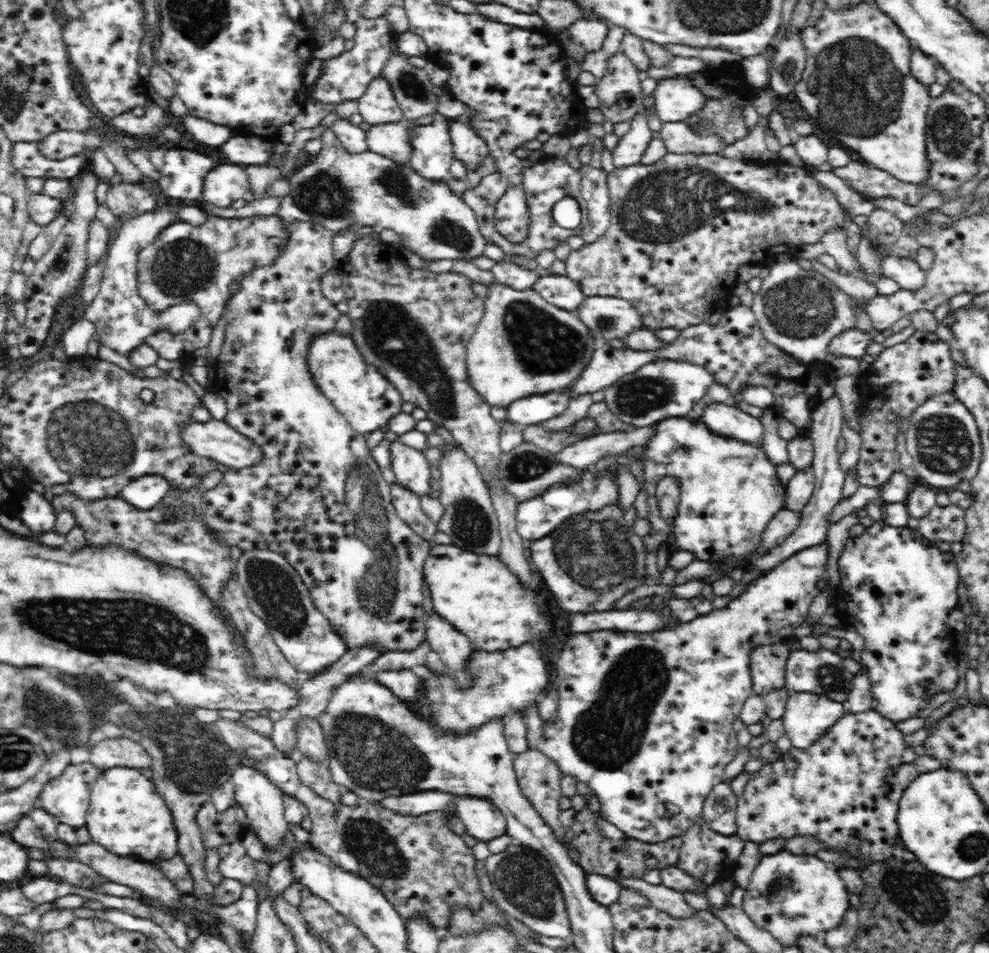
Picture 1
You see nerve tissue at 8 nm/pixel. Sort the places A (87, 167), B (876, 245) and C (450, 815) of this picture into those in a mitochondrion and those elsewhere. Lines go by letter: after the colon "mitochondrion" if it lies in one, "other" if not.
A: other
B: mitochondrion
C: other

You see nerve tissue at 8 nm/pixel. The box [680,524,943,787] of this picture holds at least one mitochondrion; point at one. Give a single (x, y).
(828, 676)

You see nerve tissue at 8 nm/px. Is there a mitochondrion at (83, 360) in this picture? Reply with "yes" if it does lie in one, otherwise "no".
no

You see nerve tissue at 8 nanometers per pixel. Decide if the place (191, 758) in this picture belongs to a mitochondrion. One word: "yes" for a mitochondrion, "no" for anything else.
yes

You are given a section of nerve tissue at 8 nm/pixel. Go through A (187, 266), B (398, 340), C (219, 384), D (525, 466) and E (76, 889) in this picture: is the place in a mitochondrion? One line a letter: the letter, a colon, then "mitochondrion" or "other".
A: mitochondrion
B: mitochondrion
C: other
D: mitochondrion
E: other

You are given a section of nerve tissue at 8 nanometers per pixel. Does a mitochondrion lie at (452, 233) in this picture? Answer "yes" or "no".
yes

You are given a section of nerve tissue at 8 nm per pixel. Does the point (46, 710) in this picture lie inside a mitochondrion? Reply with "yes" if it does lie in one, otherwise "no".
yes

